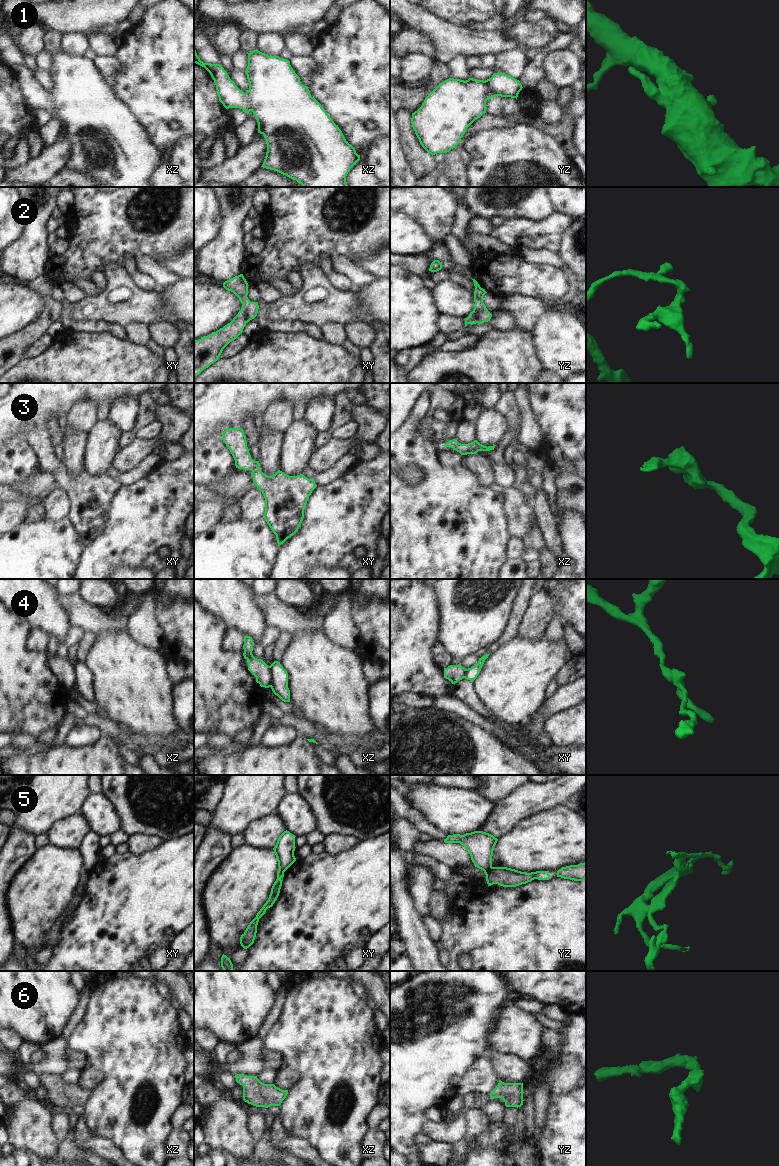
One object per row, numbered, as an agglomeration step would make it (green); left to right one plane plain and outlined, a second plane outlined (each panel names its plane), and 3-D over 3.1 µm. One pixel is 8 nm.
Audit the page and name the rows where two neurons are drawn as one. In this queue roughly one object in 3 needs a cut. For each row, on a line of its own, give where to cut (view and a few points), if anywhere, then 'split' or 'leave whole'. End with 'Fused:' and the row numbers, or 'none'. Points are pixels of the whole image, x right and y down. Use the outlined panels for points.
1: no cut | leave whole
2: no cut | leave whole
3: no cut | leave whole
4: xz (268, 666), (270, 686) | split
5: yz (491, 866), (484, 871) | split
6: no cut | leave whole
Fused: 4, 5

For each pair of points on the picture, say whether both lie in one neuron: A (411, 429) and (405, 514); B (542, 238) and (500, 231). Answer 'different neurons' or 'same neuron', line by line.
A: same neuron
B: same neuron

